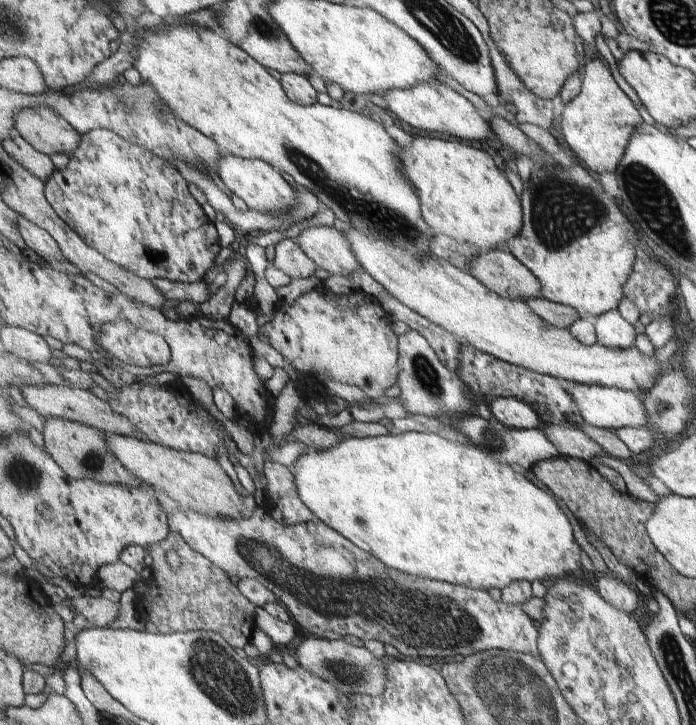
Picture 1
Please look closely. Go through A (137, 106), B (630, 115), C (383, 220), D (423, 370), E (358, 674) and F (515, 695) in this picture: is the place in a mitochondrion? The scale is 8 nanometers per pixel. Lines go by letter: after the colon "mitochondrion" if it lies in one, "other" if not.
A: mitochondrion
B: other
C: mitochondrion
D: mitochondrion
E: mitochondrion
F: mitochondrion

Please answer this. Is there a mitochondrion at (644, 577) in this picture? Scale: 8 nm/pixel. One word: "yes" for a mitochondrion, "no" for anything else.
no

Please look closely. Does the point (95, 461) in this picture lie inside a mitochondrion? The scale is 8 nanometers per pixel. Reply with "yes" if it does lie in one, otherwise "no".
yes

